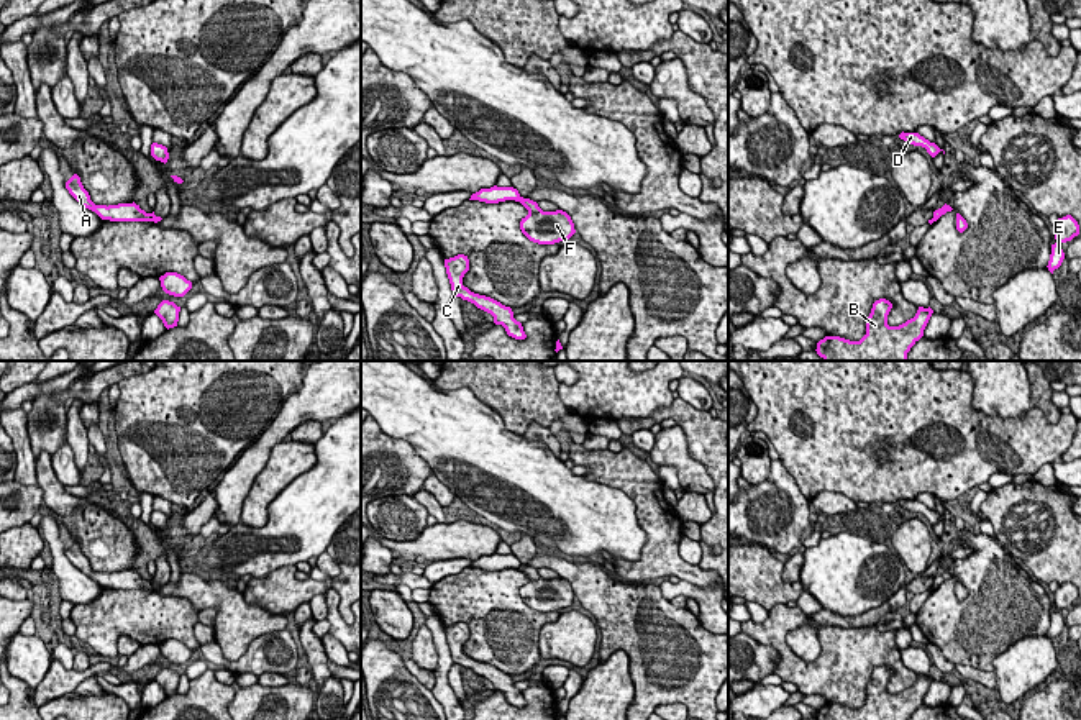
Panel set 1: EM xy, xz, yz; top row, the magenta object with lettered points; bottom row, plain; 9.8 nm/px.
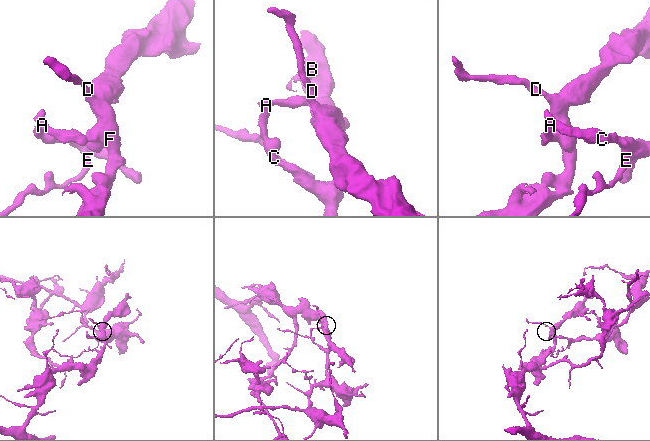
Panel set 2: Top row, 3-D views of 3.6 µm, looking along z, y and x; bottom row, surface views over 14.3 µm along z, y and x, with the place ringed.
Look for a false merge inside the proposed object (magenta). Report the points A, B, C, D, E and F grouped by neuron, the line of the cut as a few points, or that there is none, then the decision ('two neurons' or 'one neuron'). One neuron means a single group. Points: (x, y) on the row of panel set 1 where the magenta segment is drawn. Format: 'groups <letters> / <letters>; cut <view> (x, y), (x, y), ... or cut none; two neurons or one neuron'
groups A C E / B D F; cut xz (522, 197), (517, 200); two neurons

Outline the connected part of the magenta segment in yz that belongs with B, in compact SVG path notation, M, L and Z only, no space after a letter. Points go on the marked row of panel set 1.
M876 300L866 320L866 335L860 341L825 336L817 343L817 354L823 361L907 361L907 353L924 336L933 310L919 307L914 318L889 326L891 308L889 300Z

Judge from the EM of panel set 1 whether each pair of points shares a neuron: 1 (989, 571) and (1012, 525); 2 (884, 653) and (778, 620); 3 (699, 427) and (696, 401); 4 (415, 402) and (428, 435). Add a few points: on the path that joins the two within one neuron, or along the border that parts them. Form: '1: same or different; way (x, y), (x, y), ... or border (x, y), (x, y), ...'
1: different; border (994, 538), (1014, 556)
2: same; way (852, 655), (839, 668), (801, 668), (786, 653)
3: different; border (679, 396), (694, 407), (709, 412)
4: same; way (419, 410), (428, 420), (428, 427)

